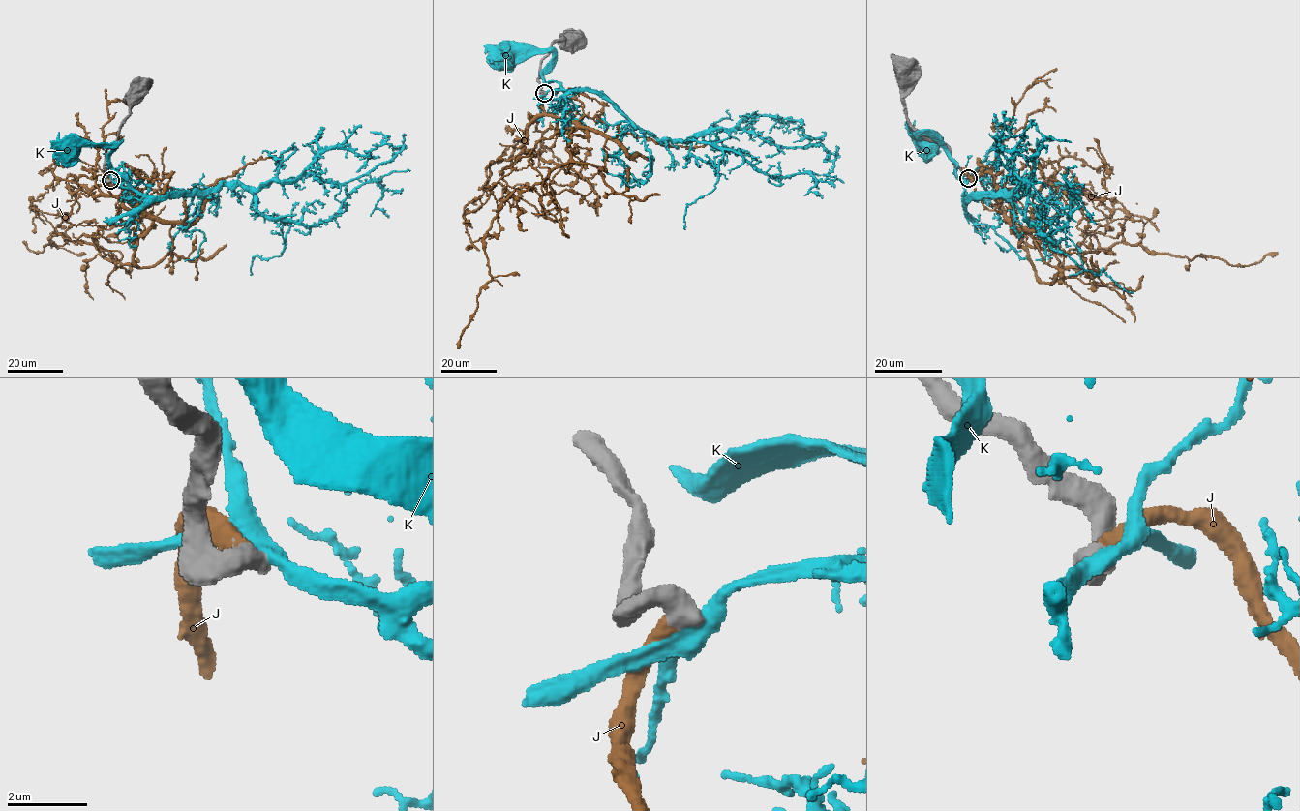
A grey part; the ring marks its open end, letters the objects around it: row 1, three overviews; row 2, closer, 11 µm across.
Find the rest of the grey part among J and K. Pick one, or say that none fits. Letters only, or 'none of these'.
J

